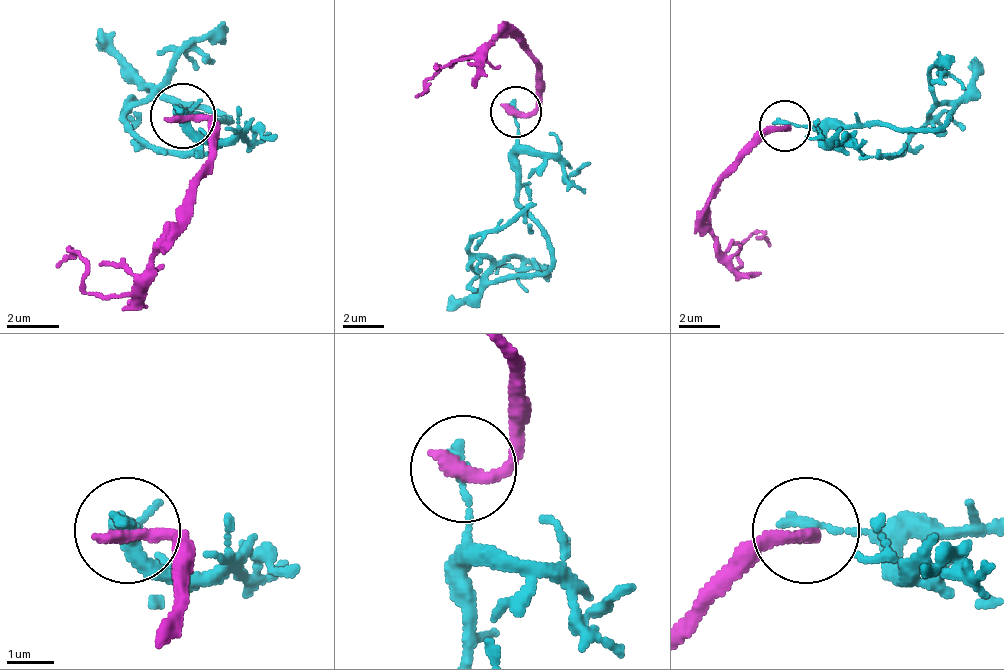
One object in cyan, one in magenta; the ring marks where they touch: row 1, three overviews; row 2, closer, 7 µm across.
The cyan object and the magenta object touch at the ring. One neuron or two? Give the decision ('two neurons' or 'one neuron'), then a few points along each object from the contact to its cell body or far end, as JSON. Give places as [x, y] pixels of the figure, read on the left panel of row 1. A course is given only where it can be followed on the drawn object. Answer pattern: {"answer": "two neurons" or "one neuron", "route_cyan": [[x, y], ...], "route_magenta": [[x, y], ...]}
{"answer": "two neurons", "route_cyan": [[181, 114], [226, 120], [162, 94], [155, 88], [123, 120], [175, 153], [200, 153], [194, 159]], "route_magenta": [[181, 114], [207, 120], [207, 153], [175, 237], [136, 276], [78, 256], [58, 269]]}

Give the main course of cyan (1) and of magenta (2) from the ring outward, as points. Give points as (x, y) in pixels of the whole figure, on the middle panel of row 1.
1: (514, 110), (519, 208), (540, 229), (550, 265), (499, 275), (494, 265), (468, 249), (530, 203), (524, 187)
2: (514, 110), (535, 105), (535, 69), (509, 33), (432, 79), (416, 95)

